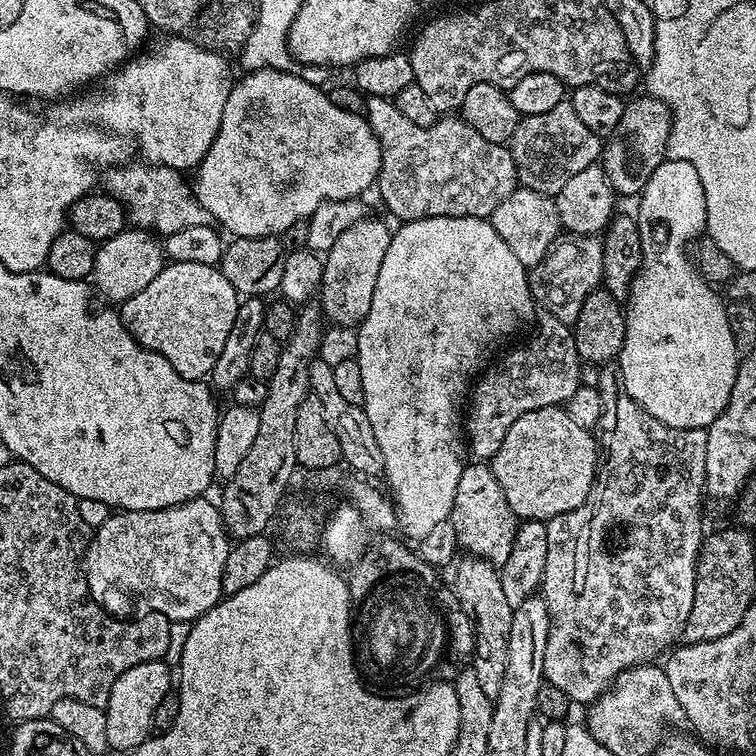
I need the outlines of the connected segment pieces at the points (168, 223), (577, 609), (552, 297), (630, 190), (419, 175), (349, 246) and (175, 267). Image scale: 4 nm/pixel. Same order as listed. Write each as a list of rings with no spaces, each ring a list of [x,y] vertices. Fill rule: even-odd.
[[[139,162],[140,164],[125,163],[123,166],[116,166],[111,169],[108,176],[107,195],[113,196],[118,203],[123,204],[126,209],[126,216],[135,227],[151,230],[161,237],[174,234],[174,230],[186,230],[186,226],[202,226],[209,223],[208,211],[196,200],[192,192],[192,185],[186,179],[183,171],[167,168],[161,164],[150,164]]]
[[[615,371],[604,372],[598,381],[602,410],[598,425],[598,467],[596,480],[590,494],[582,506],[566,514],[558,514],[547,521],[546,530],[546,570],[539,591],[548,607],[548,637],[544,655],[545,681],[558,686],[560,696],[569,701],[577,700],[581,706],[587,706],[598,699],[627,668],[637,668],[639,664],[651,664],[659,661],[677,643],[690,618],[694,606],[694,586],[696,585],[696,557],[700,555],[702,531],[700,532],[700,503],[706,500],[704,479],[706,478],[706,438],[705,429],[675,429],[664,425],[658,418],[640,408],[634,398],[627,395],[621,387]]]
[[[573,232],[557,236],[550,250],[546,250],[543,258],[528,272],[533,301],[569,326],[575,325],[582,302],[586,302],[594,289],[601,287],[603,279],[601,237],[579,236]]]
[[[636,94],[625,103],[618,126],[602,144],[602,167],[617,197],[639,197],[646,182],[650,182],[650,174],[654,174],[666,158],[671,129],[672,112],[666,102],[647,94]]]
[[[369,96],[366,100],[366,119],[370,130],[378,138],[380,143],[380,175],[378,177],[378,189],[380,188],[380,196],[384,199],[383,207],[387,211],[393,212],[407,222],[409,220],[425,220],[426,218],[438,218],[439,216],[479,216],[481,218],[491,217],[492,211],[502,202],[502,198],[506,198],[516,189],[518,181],[516,179],[516,167],[514,166],[514,158],[511,151],[505,145],[495,144],[494,142],[486,142],[486,138],[482,138],[482,134],[478,134],[478,130],[471,128],[469,124],[462,118],[456,120],[448,120],[452,118],[440,118],[436,123],[431,124],[429,128],[426,126],[414,126],[414,122],[410,122],[410,118],[405,118],[402,110],[398,110],[398,106],[389,97],[386,96]]]
[[[365,218],[354,222],[330,246],[323,257],[324,273],[320,280],[318,300],[325,319],[337,327],[355,327],[364,320],[370,310],[374,285],[378,282],[378,270],[382,270],[382,258],[392,241],[392,233],[386,230],[380,218]]]
[[[168,262],[158,274],[158,278],[150,282],[150,286],[138,290],[134,298],[119,305],[118,311],[126,331],[143,348],[166,358],[166,362],[170,362],[170,366],[174,366],[174,370],[178,370],[182,378],[204,380],[211,373],[214,362],[218,362],[218,354],[222,354],[226,338],[230,338],[230,330],[234,326],[240,302],[241,297],[234,290],[234,286],[230,286],[230,278],[226,278],[226,274],[222,274],[219,267],[202,262]]]

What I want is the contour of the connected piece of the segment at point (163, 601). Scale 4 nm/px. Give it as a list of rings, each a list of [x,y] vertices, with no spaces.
[[[208,498],[191,500],[185,504],[178,506],[170,506],[162,510],[146,510],[145,512],[125,512],[123,510],[113,511],[110,518],[106,518],[106,522],[102,522],[100,528],[95,529],[94,535],[89,539],[88,551],[84,554],[84,570],[85,573],[93,581],[101,580],[104,584],[109,584],[112,588],[121,588],[124,592],[133,592],[136,596],[141,596],[148,603],[147,607],[154,612],[160,612],[168,620],[179,622],[191,622],[199,618],[202,614],[206,614],[219,600],[224,596],[222,590],[222,566],[226,566],[226,554],[230,547],[230,537],[228,531],[224,528],[224,520],[220,516],[219,507],[215,503],[212,504]]]

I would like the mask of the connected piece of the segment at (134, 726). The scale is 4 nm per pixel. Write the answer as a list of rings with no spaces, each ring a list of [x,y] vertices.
[[[164,660],[142,662],[126,670],[126,674],[122,674],[118,682],[114,682],[114,690],[110,690],[108,706],[104,709],[109,749],[117,748],[128,754],[153,735],[154,710],[158,710],[158,702],[162,702],[162,698],[166,698],[166,694],[174,688],[173,669],[171,672],[166,665]]]

